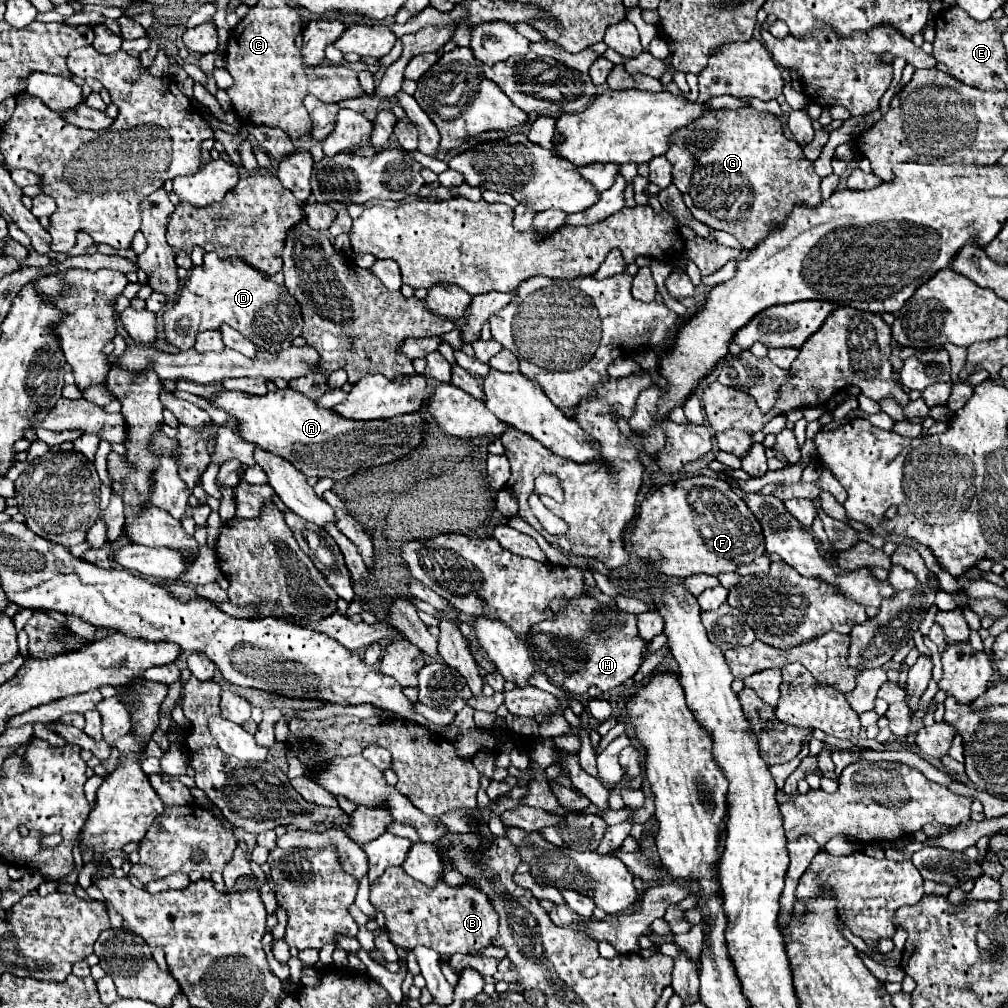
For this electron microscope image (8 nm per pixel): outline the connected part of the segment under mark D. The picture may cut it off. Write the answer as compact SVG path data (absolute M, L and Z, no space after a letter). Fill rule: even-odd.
M208 252L204 264L190 270L176 302L162 314L162 322L166 342L178 350L192 348L200 332L220 330L222 324L232 326L260 348L284 350L290 348L296 336L300 336L302 312L284 286L266 280L258 270L242 264L242 260L222 260L214 256L214 252Z

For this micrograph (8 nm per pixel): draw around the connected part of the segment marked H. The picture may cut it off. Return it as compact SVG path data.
M588 594L570 600L552 600L548 608L554 612L554 618L534 624L526 634L526 646L530 648L530 658L536 668L544 672L554 686L570 694L584 694L590 686L598 686L602 692L608 692L638 672L650 642L640 638L636 614L626 614L620 608L612 610L608 604L602 604Z

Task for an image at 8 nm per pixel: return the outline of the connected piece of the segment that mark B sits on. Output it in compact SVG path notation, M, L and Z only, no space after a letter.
M402 866L386 868L386 872L372 882L370 902L384 914L390 942L408 952L416 946L428 946L442 956L472 954L488 948L498 936L498 912L482 890L468 884L452 888L444 878L432 888L408 876Z

